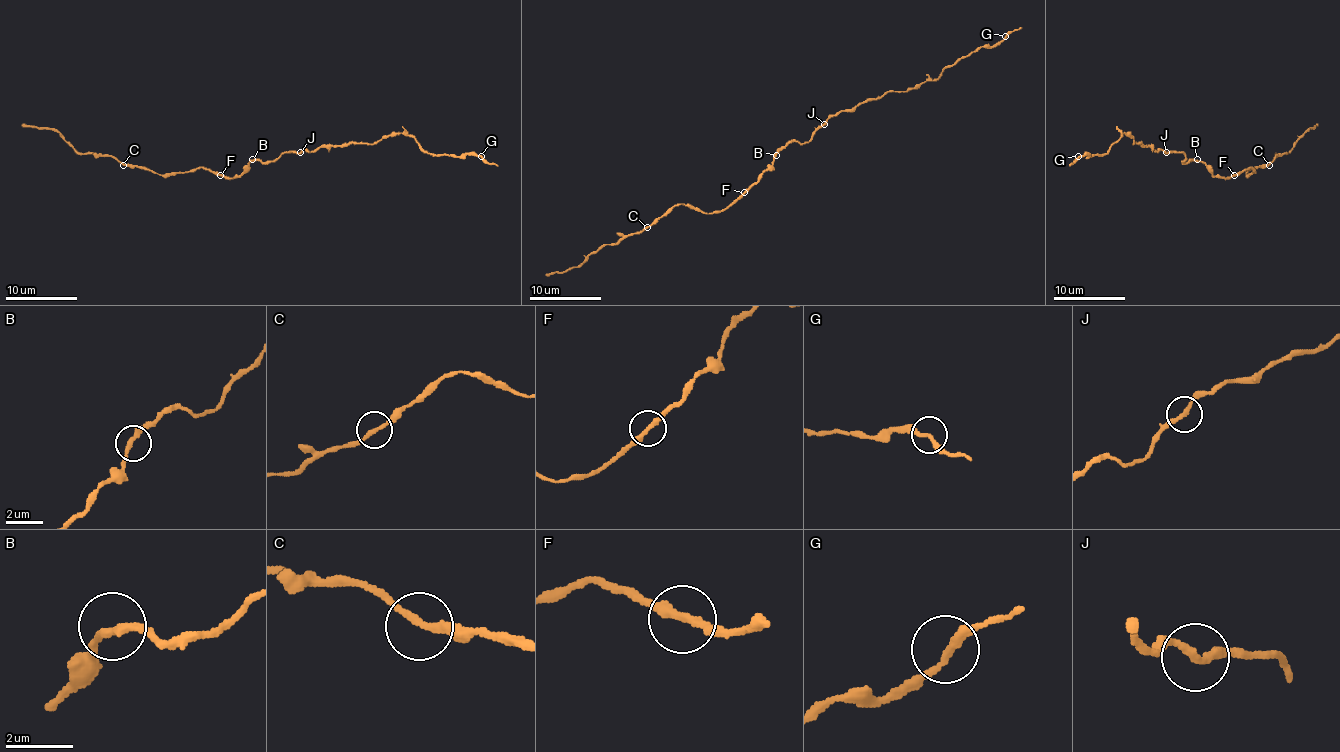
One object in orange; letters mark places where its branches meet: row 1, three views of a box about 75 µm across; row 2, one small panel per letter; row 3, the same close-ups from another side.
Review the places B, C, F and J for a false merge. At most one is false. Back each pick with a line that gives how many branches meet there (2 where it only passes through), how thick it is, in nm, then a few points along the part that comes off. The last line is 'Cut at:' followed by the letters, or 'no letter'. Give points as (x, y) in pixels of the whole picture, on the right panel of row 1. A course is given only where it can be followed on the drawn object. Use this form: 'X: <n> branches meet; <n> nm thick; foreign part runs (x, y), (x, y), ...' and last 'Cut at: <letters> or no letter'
J: 2 branches meet; 220 nm thick; foreign part runs (1166, 152), (1134, 143), (1134, 139), (1123, 134), (1105, 154), (1082, 156), (1069, 166)
Cut at: J

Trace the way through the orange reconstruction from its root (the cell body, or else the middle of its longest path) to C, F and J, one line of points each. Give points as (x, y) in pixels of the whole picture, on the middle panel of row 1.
C: (776, 153), (773, 164), (762, 176), (724, 209), (706, 214), (679, 203), (647, 227)
F: (776, 153), (773, 164), (744, 192)
J: (776, 153), (794, 140), (805, 144), (825, 124)

